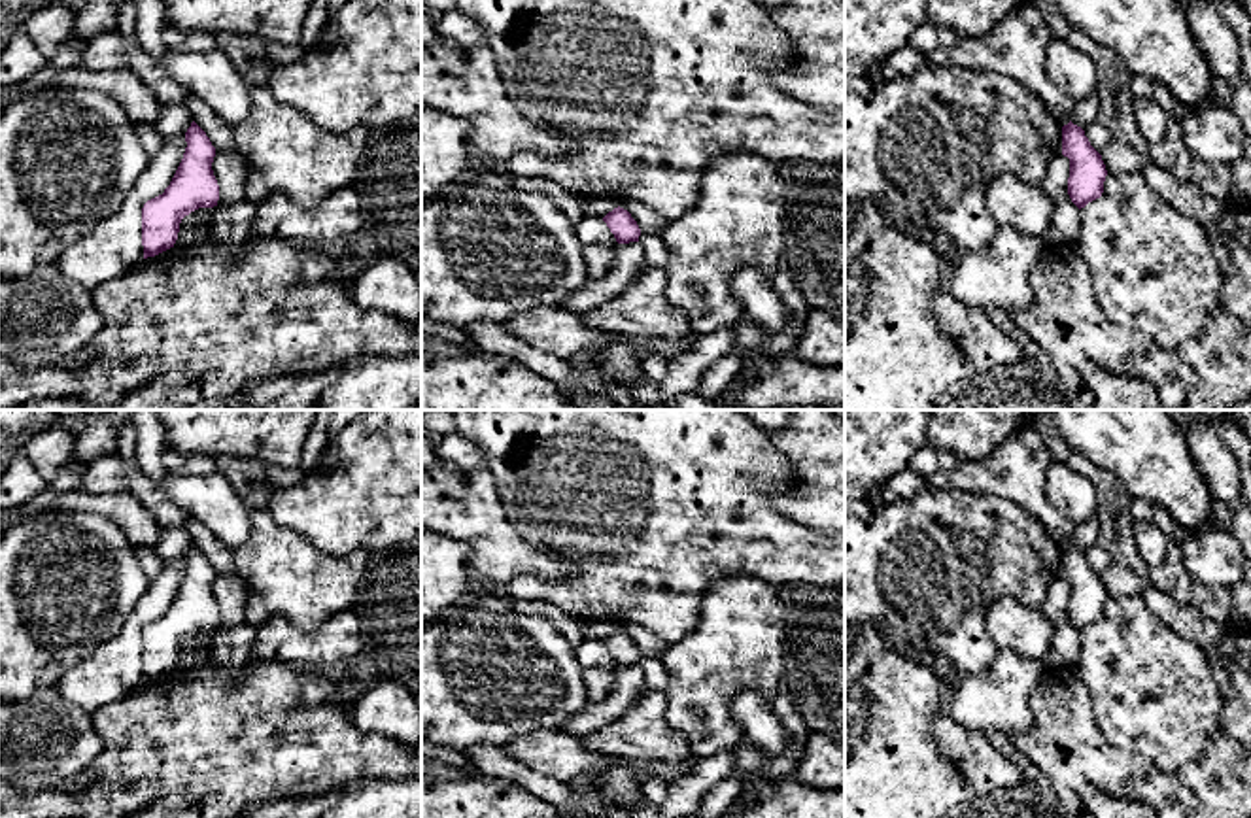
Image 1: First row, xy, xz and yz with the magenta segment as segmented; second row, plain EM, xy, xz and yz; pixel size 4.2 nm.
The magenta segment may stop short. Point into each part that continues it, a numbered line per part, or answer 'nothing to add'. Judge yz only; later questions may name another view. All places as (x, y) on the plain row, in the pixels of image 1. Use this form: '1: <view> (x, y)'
nothing to add

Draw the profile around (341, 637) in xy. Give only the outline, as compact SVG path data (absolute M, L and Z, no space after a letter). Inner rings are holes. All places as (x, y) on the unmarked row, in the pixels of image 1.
M351 608L334 614L317 631L302 631L285 618L272 616L255 627L251 659L312 671L357 656L363 644L359 618Z

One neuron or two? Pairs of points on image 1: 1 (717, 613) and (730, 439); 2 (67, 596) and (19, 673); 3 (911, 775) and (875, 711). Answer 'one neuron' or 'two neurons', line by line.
1: two neurons
2: one neuron
3: one neuron

